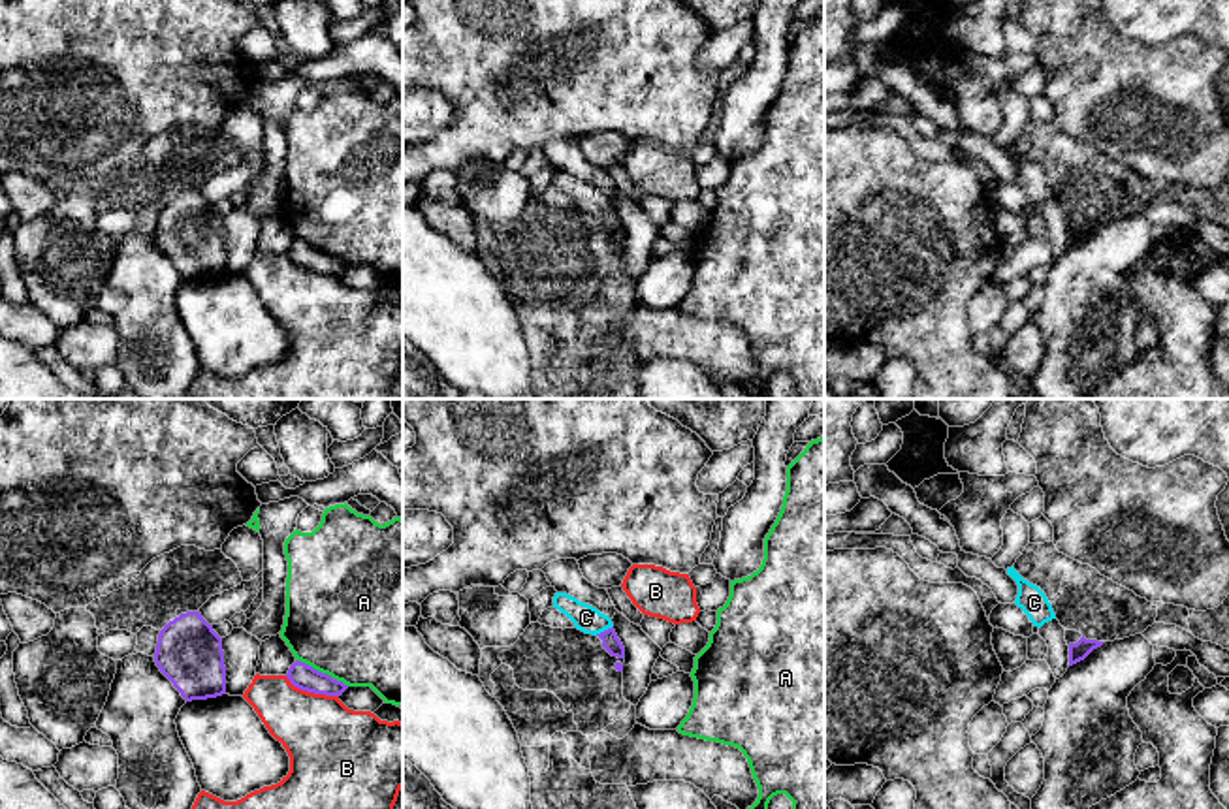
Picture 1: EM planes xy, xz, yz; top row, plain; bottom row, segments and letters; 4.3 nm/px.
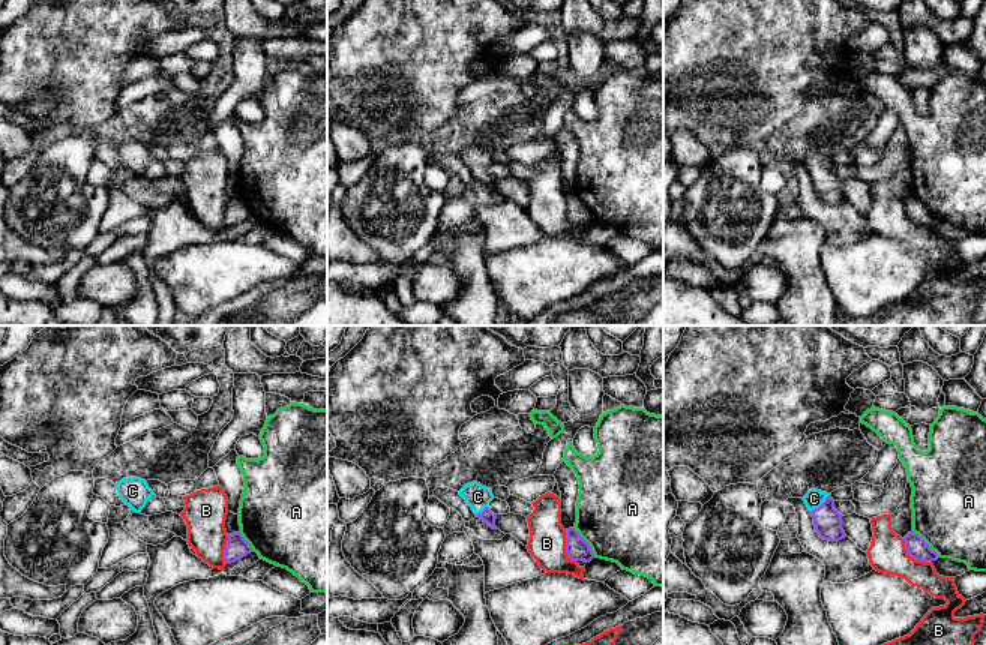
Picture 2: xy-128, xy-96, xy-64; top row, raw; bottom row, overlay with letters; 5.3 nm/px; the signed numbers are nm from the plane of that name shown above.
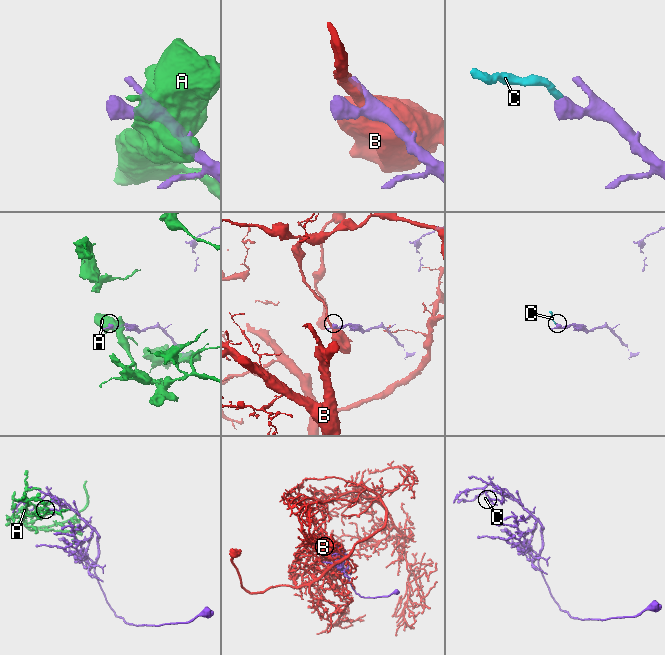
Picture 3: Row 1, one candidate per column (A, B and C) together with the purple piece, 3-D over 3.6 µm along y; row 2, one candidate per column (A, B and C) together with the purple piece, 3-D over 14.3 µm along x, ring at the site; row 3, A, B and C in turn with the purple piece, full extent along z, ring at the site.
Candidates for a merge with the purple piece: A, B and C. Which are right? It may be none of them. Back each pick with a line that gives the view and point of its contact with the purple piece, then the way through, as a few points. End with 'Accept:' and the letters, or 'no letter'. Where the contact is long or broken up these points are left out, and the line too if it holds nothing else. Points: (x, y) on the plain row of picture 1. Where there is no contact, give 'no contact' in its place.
C: contact xz (605, 209); way xz (610, 221), (605, 209), (586, 196)
Accept: C

